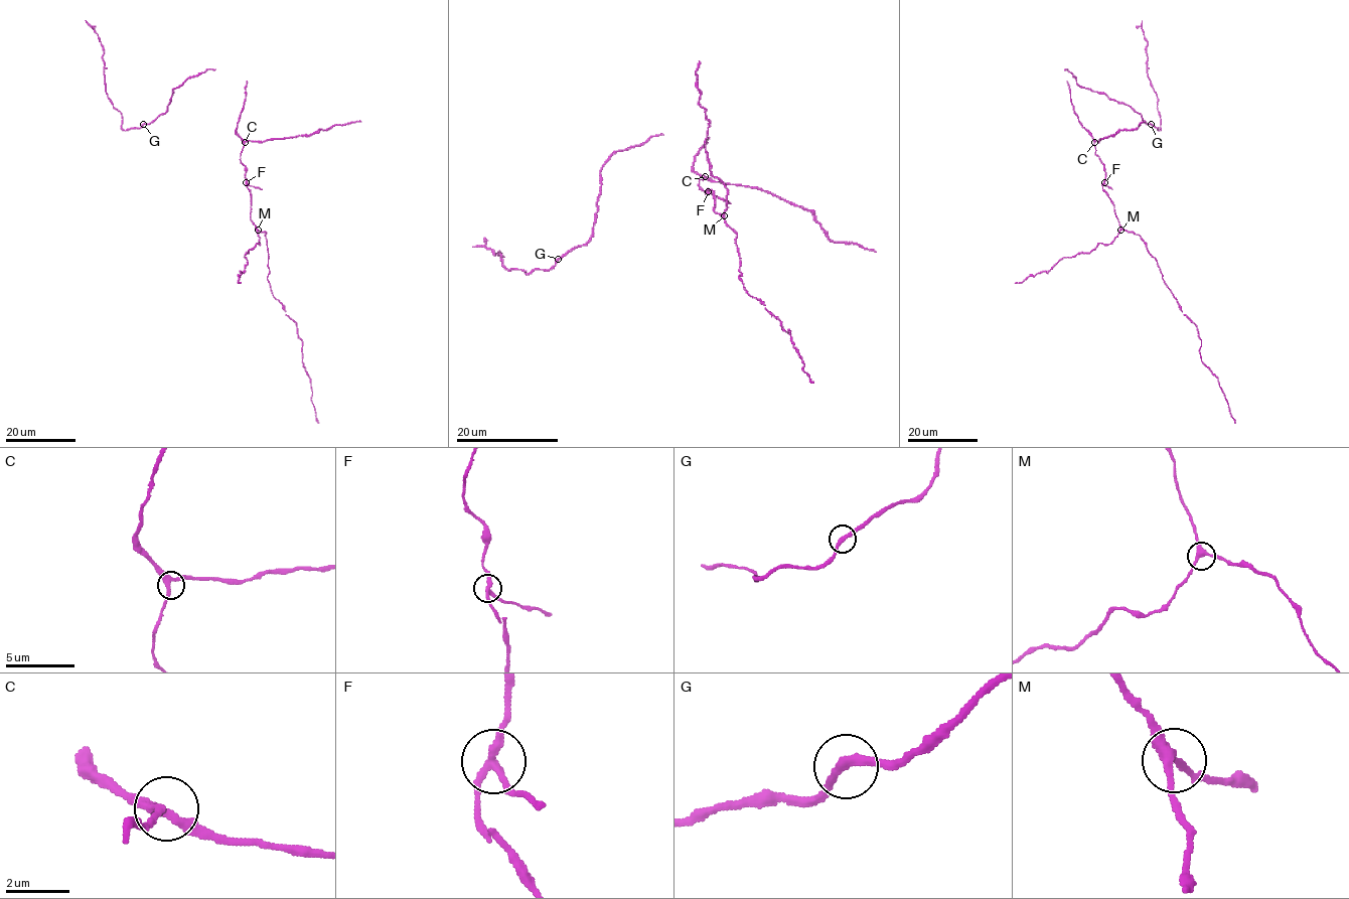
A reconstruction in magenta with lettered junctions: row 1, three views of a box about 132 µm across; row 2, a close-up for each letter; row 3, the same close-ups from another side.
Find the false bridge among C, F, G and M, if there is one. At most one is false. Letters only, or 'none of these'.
F

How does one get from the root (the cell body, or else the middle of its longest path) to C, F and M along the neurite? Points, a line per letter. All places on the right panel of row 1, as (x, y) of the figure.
C: (1083, 128), (1094, 142)
F: (1083, 128), (1092, 137), (1095, 154), (1103, 164), (1104, 182)
M: (1083, 128), (1092, 137), (1095, 154), (1103, 164), (1102, 189), (1113, 206), (1120, 230)

